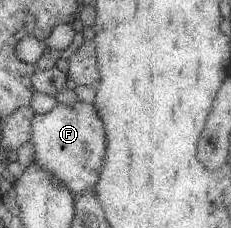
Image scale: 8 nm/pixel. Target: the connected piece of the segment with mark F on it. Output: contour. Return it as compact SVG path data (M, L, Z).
M79 100L72 106L57 103L49 112L33 114L29 142L35 151L33 163L65 183L73 196L93 188L97 182L97 170L105 148L105 132L93 104Z

